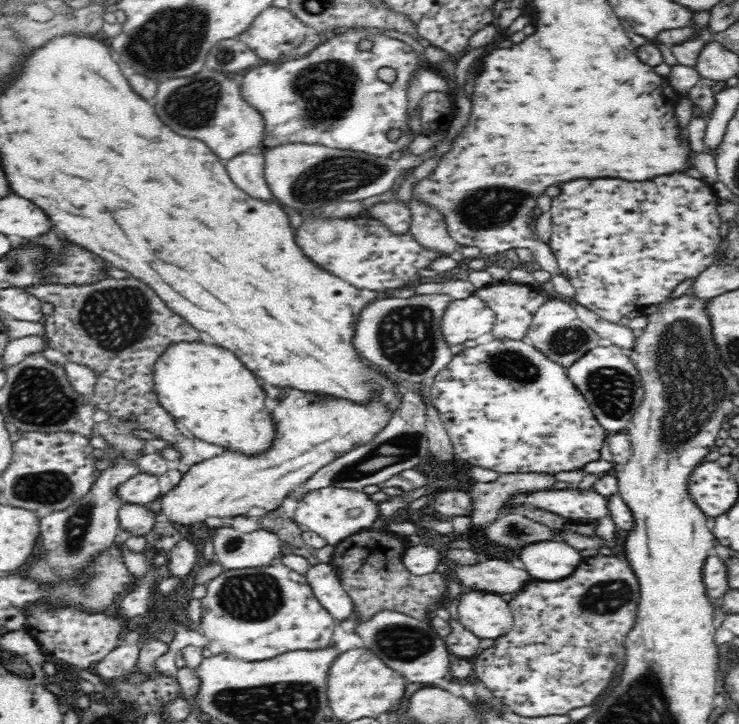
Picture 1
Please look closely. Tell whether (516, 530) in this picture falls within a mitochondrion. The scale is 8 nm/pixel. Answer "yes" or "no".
yes

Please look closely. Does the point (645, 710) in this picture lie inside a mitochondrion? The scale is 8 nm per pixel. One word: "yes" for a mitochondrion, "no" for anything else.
yes

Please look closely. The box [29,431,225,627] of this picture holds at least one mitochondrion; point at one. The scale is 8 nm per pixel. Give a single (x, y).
(80, 521)

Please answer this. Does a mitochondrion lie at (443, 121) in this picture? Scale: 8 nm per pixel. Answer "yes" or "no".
no

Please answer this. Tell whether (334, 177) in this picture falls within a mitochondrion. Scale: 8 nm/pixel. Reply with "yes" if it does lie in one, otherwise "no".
yes

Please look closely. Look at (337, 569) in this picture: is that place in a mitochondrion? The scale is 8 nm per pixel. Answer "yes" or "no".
no

